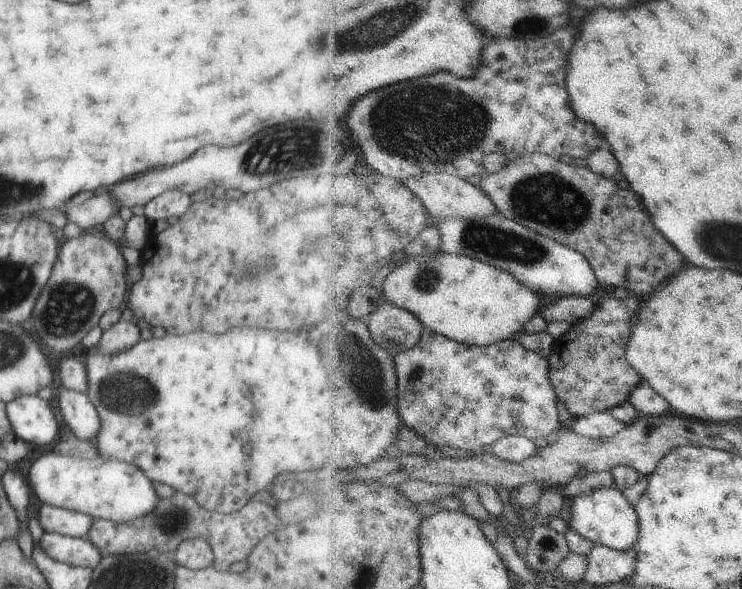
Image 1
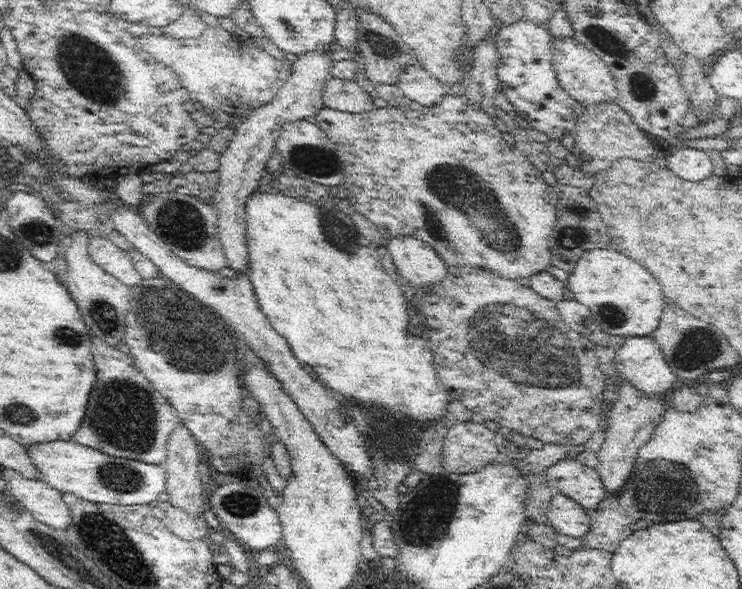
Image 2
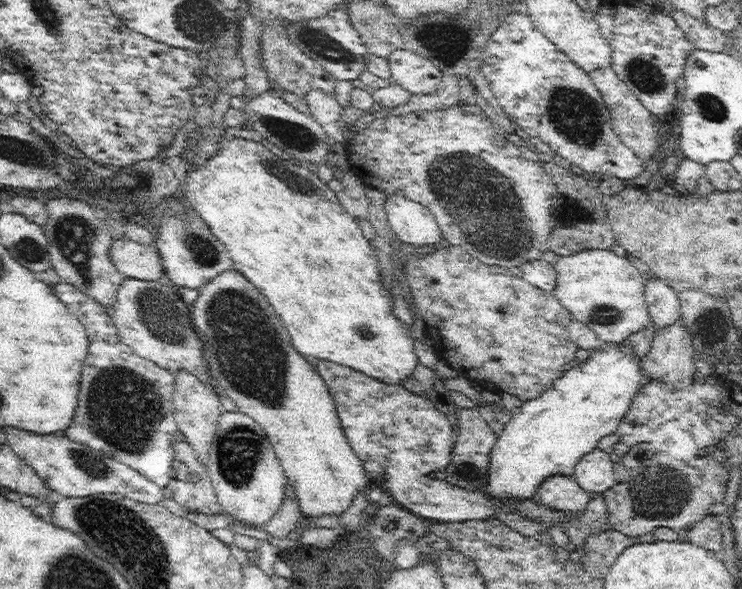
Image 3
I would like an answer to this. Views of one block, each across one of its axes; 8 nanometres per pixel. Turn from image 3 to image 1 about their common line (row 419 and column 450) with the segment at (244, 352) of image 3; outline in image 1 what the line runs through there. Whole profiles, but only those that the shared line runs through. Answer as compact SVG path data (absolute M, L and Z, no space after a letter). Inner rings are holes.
M436 251L411 257L400 267L394 268L386 278L383 291L386 299L392 301L392 304L416 314L425 328L432 328L434 332L445 334L452 340L481 347L494 346L503 340L517 338L524 331L524 326L541 313L542 304L540 293L522 284L514 274L494 265L484 264L470 256L442 254Z

